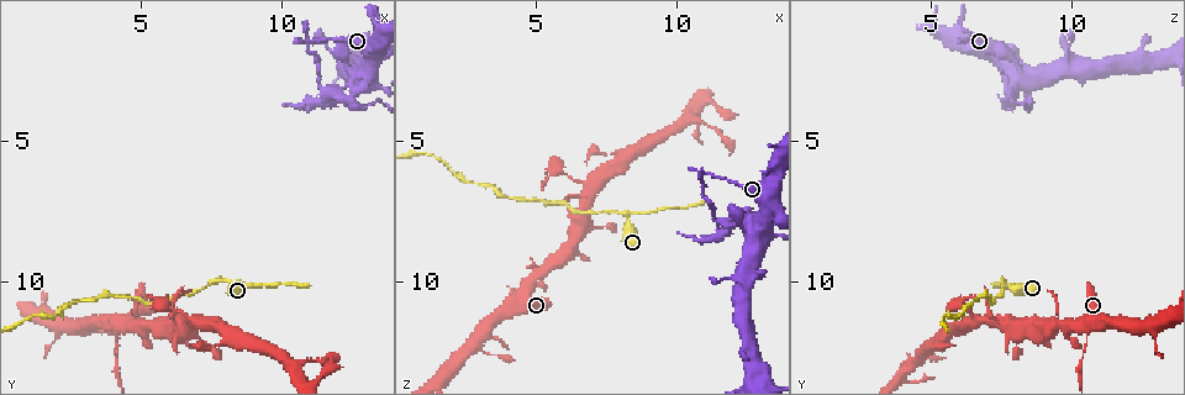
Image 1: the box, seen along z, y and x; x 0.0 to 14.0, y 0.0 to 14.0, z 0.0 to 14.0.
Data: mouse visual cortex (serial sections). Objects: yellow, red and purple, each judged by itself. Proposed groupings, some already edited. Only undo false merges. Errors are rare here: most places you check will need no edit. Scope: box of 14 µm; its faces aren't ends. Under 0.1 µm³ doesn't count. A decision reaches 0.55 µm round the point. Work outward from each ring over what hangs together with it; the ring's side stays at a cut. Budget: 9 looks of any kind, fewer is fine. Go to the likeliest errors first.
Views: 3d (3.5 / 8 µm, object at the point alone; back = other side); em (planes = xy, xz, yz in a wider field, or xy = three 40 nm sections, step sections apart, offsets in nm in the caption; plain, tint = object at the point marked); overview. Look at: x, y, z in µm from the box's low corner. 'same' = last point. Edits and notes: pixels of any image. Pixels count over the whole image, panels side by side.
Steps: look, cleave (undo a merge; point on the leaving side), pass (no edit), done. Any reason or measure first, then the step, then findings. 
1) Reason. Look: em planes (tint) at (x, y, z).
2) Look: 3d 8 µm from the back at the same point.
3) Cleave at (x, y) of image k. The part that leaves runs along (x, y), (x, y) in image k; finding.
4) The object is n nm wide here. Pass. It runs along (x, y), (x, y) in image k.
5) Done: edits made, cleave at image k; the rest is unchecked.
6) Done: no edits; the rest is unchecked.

Sharp bend. Look: 3d 8 µm at (4.3, 11.5, 10.7).

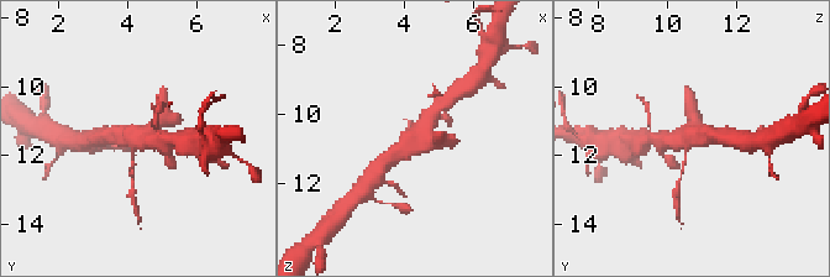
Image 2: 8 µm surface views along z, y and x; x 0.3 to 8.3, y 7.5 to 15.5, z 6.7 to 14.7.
4 arms meet here; the arms are 100, 350, 400, 450 nm wide. Look: em xy step 3 (tint) at (4.3, 11.5, 10.6).

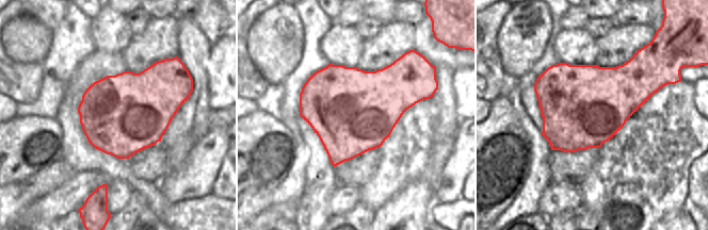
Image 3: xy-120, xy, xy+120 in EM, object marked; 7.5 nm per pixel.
Pass. It runs along (161, 116), (135, 141), (131, 174) in image 2; all the same cell.

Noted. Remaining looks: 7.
Abrupt turn. Look: 3d 8 µm at (8.2, 9.9, 7.6).

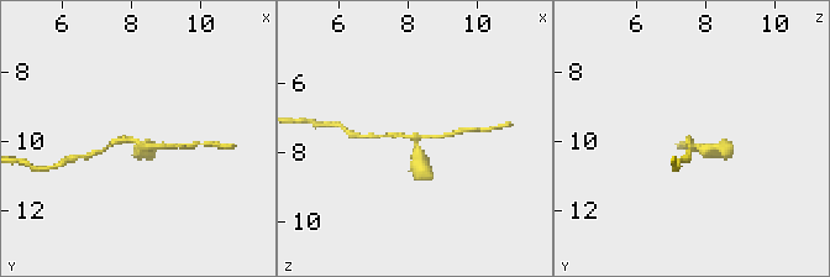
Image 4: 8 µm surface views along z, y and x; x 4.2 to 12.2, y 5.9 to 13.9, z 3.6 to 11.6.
Look: 3d 3.5 µm at (8.2, 10.0, 7.6).

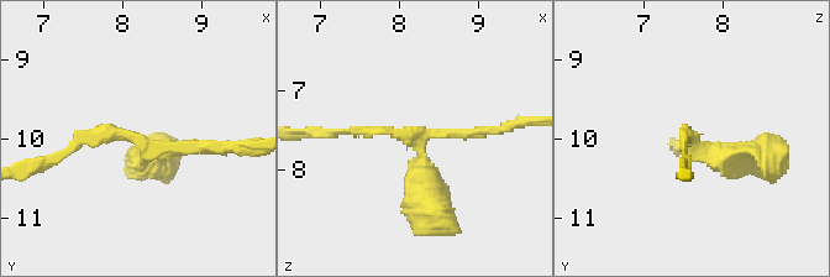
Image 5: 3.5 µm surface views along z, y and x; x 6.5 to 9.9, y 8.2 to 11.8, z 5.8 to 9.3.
Now the EM. Look: em planes (tint) at (8.15, 9.95, 7.50).

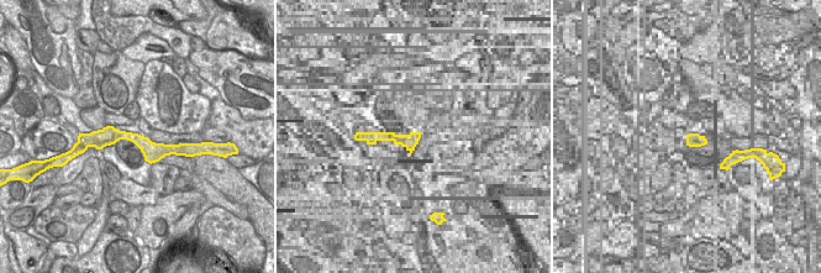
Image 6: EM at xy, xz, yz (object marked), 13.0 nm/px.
Pass. It runs along (432, 199), (418, 134), (334, 134) in image 5; one cell here.

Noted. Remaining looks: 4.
Touches itself. Look: 3d 3.5 µm at (12.2, 3.5, 7.6).

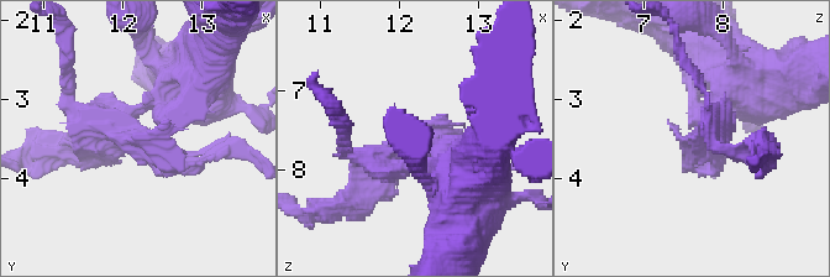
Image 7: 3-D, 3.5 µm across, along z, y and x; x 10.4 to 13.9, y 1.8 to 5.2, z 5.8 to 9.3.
Look: em xy step 5 (tint) at (12.20, 3.50, 7.50).

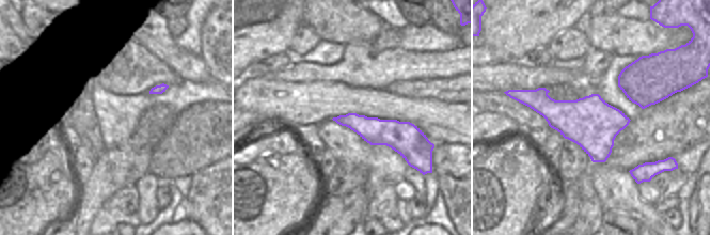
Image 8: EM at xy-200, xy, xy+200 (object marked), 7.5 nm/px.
Pass. It runs along (408, 165), (389, 158), (431, 118) in image 7; one cell here.

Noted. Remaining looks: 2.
Narrows sharply. Look: 3d 3.5 µm at (2.8, 10.6, 6.5).

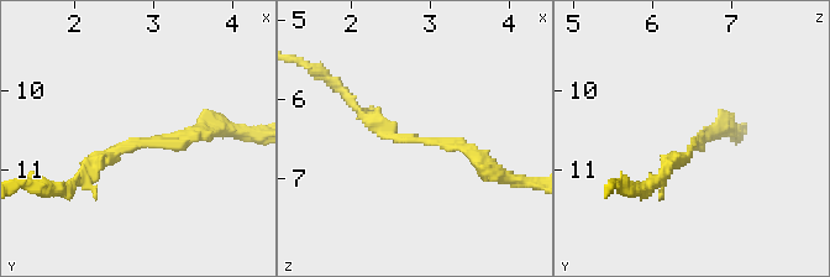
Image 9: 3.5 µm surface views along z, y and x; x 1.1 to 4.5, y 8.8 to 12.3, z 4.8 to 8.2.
Look: em xy step 3 (tint) at (2.85, 10.65, 6.55).

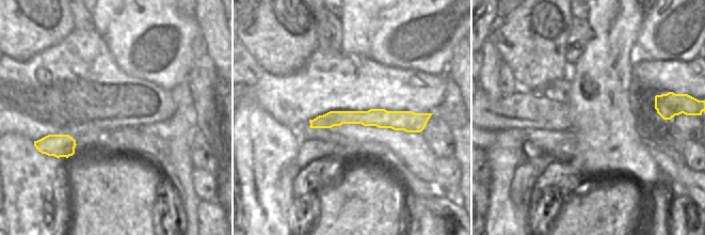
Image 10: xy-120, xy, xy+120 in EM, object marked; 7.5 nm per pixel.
The arms are 200, 200 nm wide. Pass. It runs along (313, 122), (381, 118), (422, 124) in image 10; one cell here.

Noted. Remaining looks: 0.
Done: no edits; the rest is unchecked.

